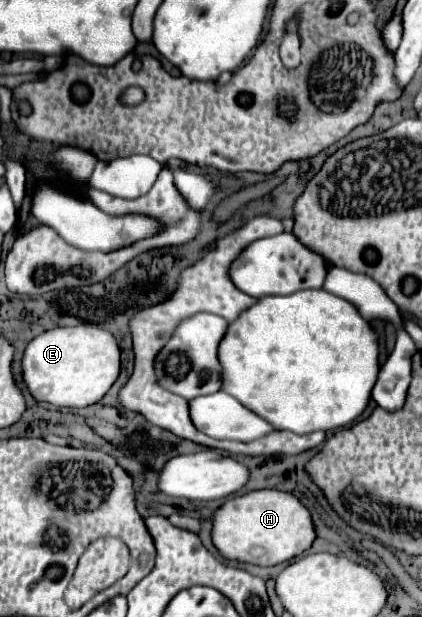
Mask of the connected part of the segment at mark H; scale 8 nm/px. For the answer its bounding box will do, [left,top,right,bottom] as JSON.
[212,490,316,566]

